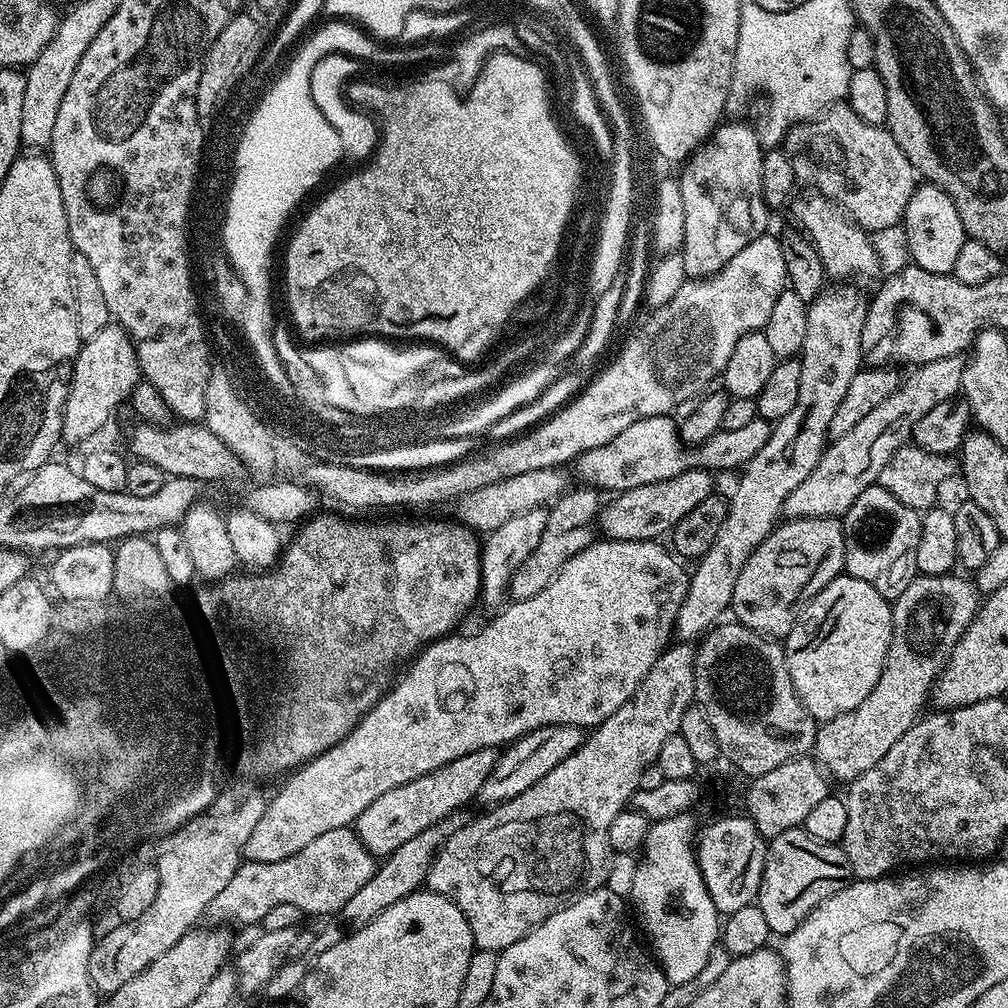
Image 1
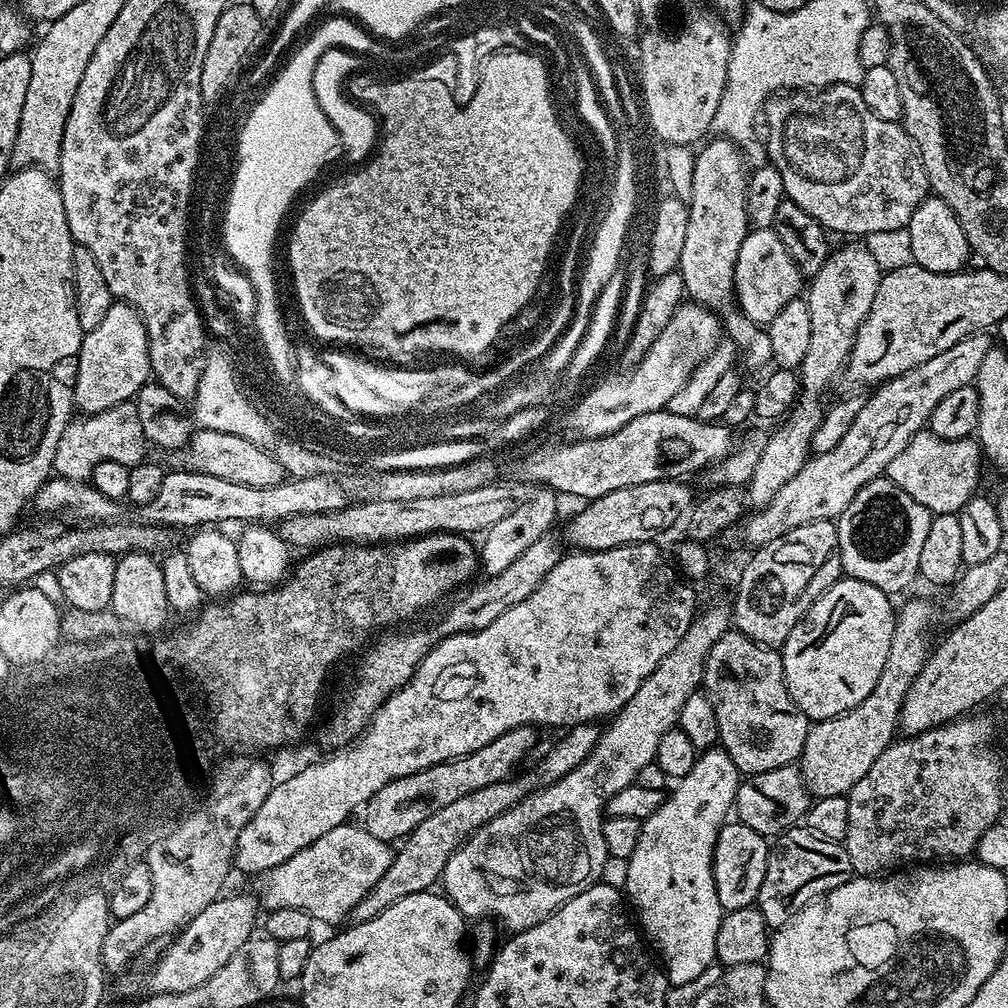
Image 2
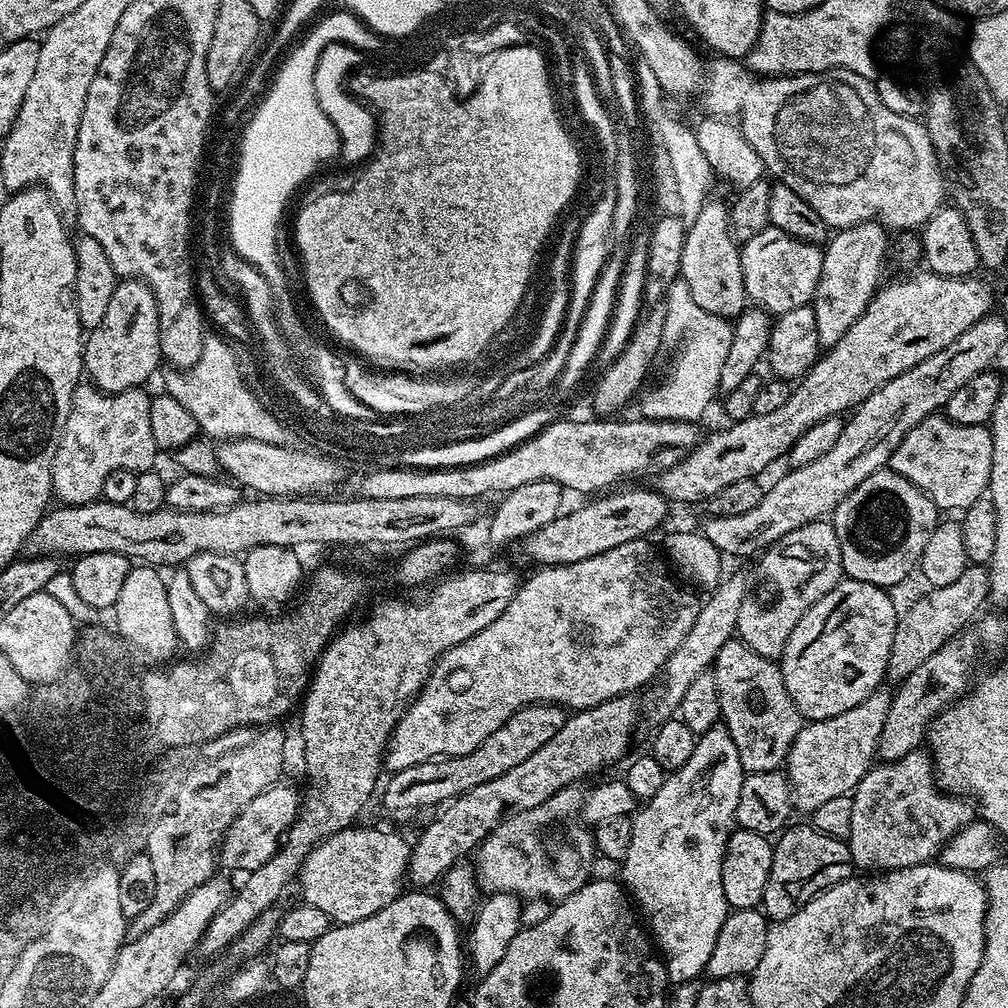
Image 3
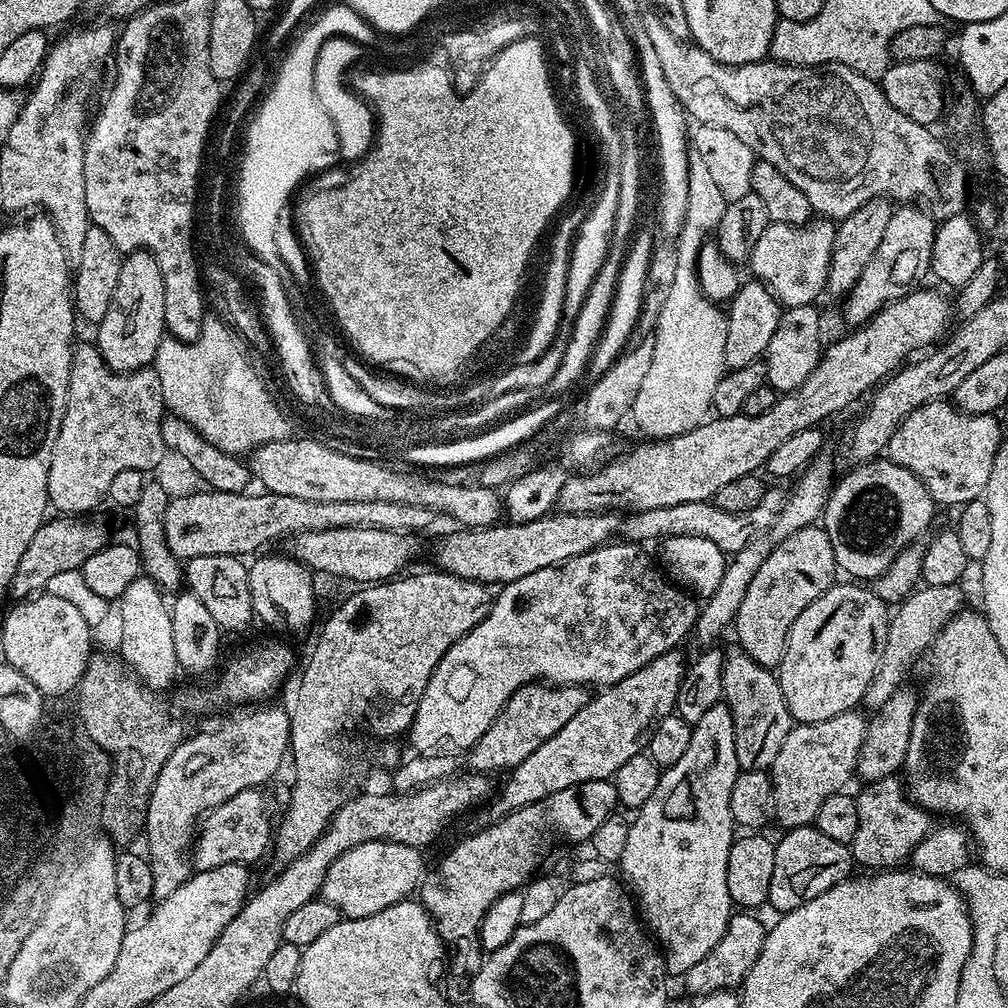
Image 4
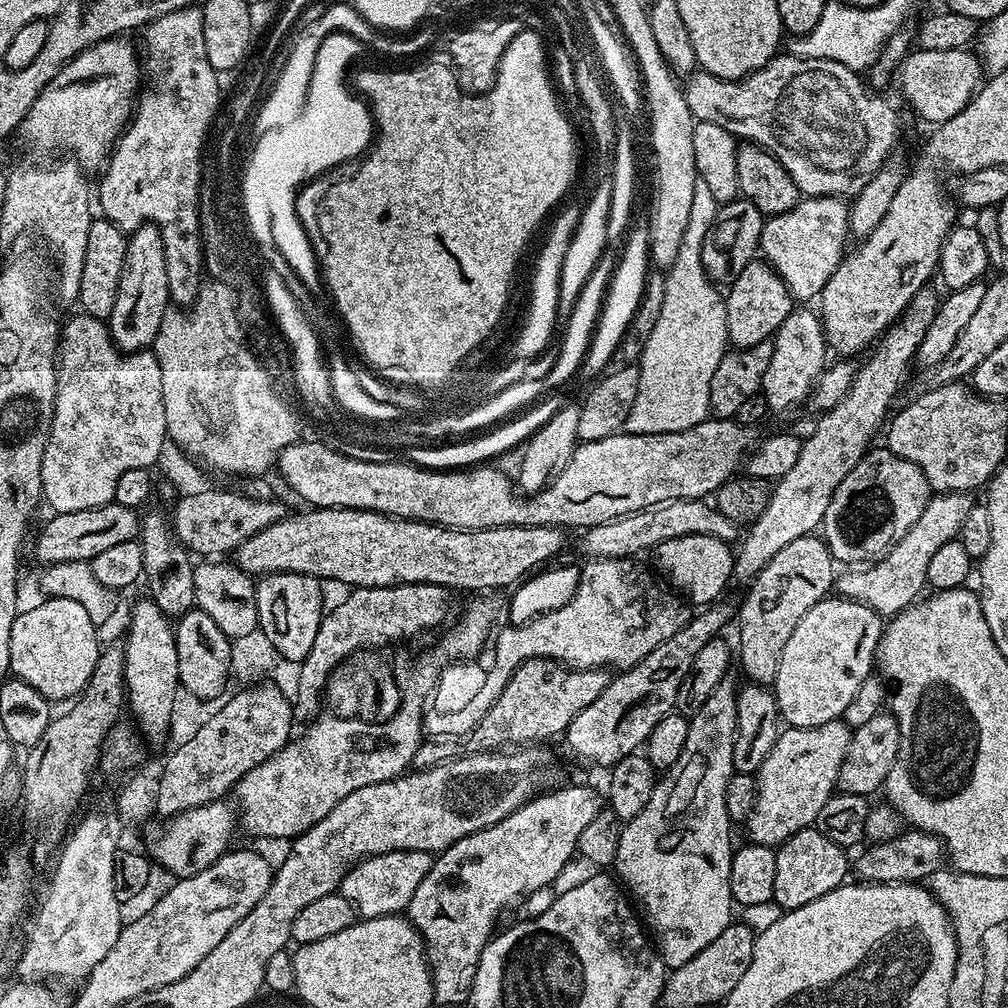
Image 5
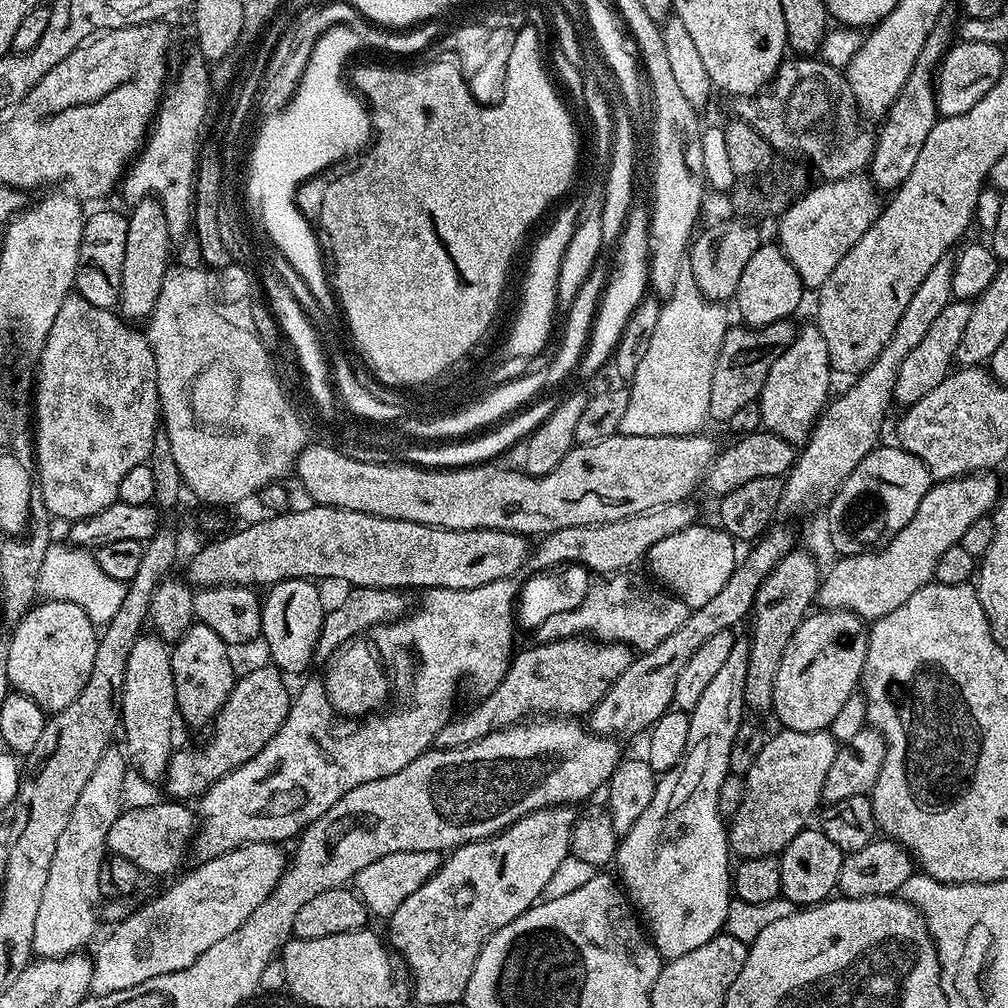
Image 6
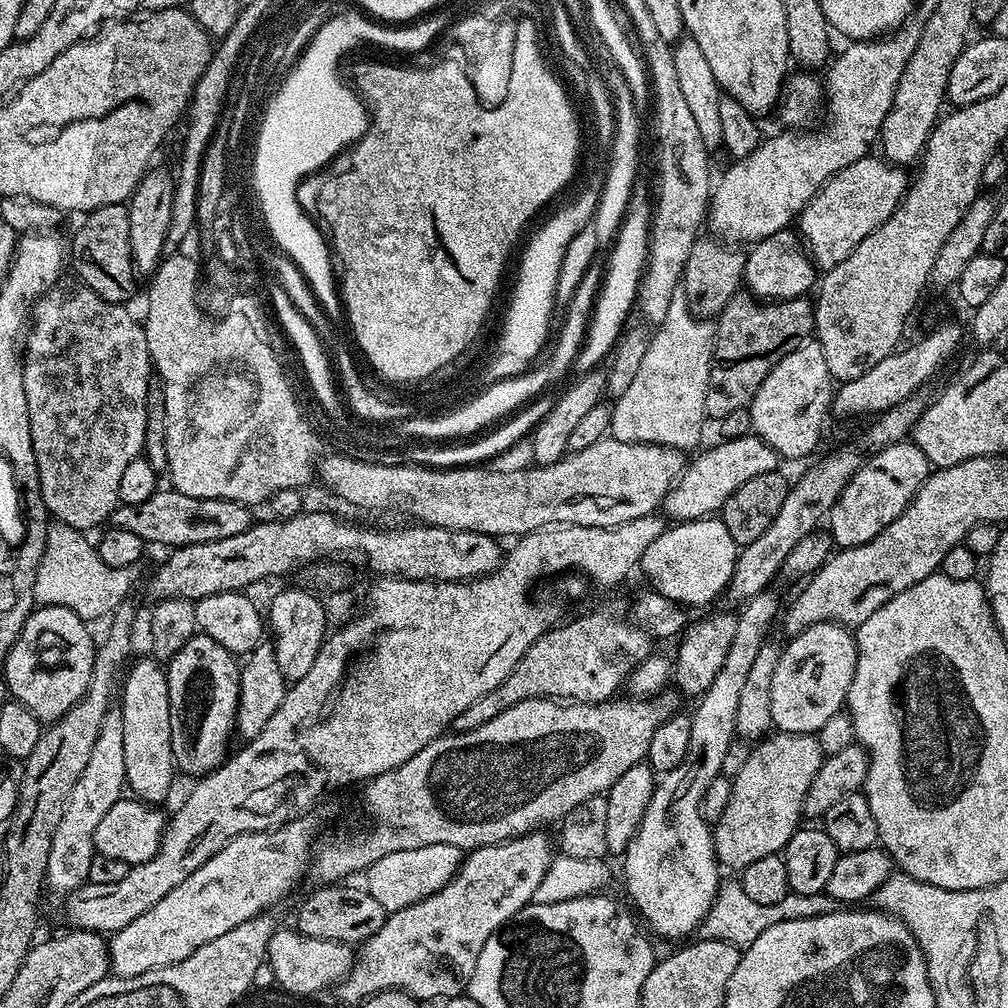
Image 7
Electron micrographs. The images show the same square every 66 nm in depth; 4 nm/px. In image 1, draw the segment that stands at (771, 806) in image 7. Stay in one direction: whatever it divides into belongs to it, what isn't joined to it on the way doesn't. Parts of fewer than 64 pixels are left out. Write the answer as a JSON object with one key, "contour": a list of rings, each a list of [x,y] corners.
{"contour":[[[917,574],[912,577],[910,586],[906,586],[906,590],[902,590],[900,597],[892,604],[892,637],[886,662],[882,666],[882,674],[874,690],[870,690],[870,694],[866,694],[866,698],[862,698],[862,702],[858,702],[854,710],[838,714],[838,718],[825,720],[817,727],[814,756],[833,781],[851,782],[866,774],[866,770],[870,770],[870,766],[879,762],[886,754],[886,750],[890,750],[890,746],[894,746],[894,742],[898,742],[898,738],[902,738],[902,734],[906,734],[906,730],[910,730],[916,725],[917,720],[921,719],[925,711],[924,703],[929,703],[932,687],[936,685],[940,671],[948,663],[958,638],[962,638],[970,622],[976,619],[982,603],[981,593],[975,583],[969,577],[967,580],[964,576],[956,575]]]}

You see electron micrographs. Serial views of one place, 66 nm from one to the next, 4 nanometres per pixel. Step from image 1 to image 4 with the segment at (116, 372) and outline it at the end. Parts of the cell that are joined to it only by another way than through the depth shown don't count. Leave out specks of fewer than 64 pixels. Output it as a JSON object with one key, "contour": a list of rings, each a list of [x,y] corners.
{"contour":[[[141,250],[121,259],[114,294],[102,322],[95,325],[94,343],[111,372],[137,372],[156,359],[158,346],[166,338],[166,290],[156,259]]]}

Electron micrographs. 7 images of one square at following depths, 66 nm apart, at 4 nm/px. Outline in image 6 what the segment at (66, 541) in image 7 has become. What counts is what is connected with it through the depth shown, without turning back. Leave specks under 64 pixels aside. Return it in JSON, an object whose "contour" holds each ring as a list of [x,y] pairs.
{"contour":[[[53,542],[46,550],[36,581],[37,593],[44,600],[74,602],[74,606],[82,606],[82,610],[86,610],[86,618],[90,618],[92,624],[105,626],[122,605],[127,592],[125,581],[102,574],[102,566],[98,566],[95,555],[89,549],[77,548],[71,542],[63,543]]]}

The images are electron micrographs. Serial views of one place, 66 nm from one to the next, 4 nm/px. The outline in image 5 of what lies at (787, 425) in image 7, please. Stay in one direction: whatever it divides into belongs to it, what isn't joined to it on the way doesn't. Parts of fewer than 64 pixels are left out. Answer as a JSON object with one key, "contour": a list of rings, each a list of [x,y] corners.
{"contour":[[[793,307],[771,341],[770,366],[766,366],[766,374],[762,378],[762,395],[773,413],[796,408],[803,400],[805,403],[812,395],[816,379],[826,367],[824,355],[829,355],[830,349],[824,339],[824,323],[813,309],[811,312],[808,308],[811,307]]]}

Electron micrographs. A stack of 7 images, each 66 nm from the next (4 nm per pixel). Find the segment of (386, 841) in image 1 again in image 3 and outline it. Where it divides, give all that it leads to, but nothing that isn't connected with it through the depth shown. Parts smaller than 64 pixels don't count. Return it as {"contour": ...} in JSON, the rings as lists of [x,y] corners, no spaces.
{"contour":[[[527,704],[506,718],[506,722],[470,754],[427,760],[401,772],[392,772],[384,788],[384,808],[394,819],[404,820],[418,815],[420,808],[443,806],[466,790],[474,790],[474,786],[482,786],[482,782],[490,782],[490,778],[506,774],[506,770],[518,766],[518,762],[526,762],[534,750],[546,746],[546,742],[562,730],[565,719],[565,709],[559,704]]]}

